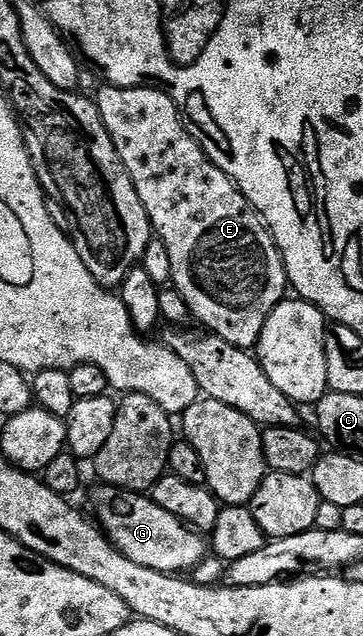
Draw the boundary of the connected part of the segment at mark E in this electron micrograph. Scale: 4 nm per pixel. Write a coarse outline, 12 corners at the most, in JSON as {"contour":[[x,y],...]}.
{"contour":[[157,88],[95,95],[190,317],[246,350],[287,296],[261,215]]}

